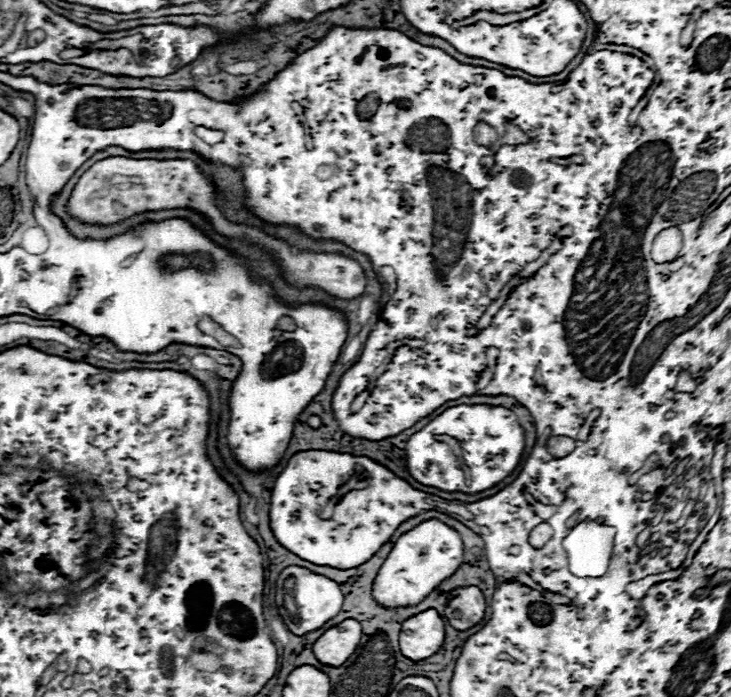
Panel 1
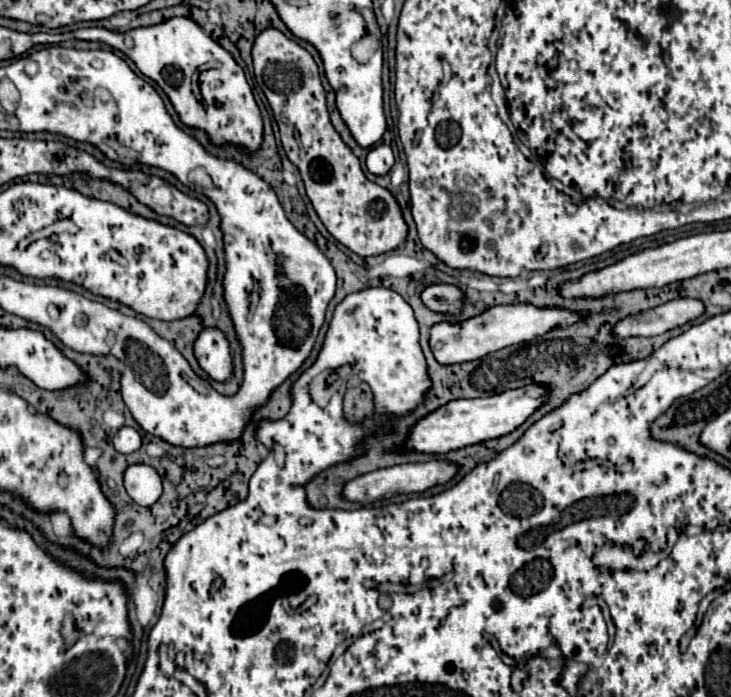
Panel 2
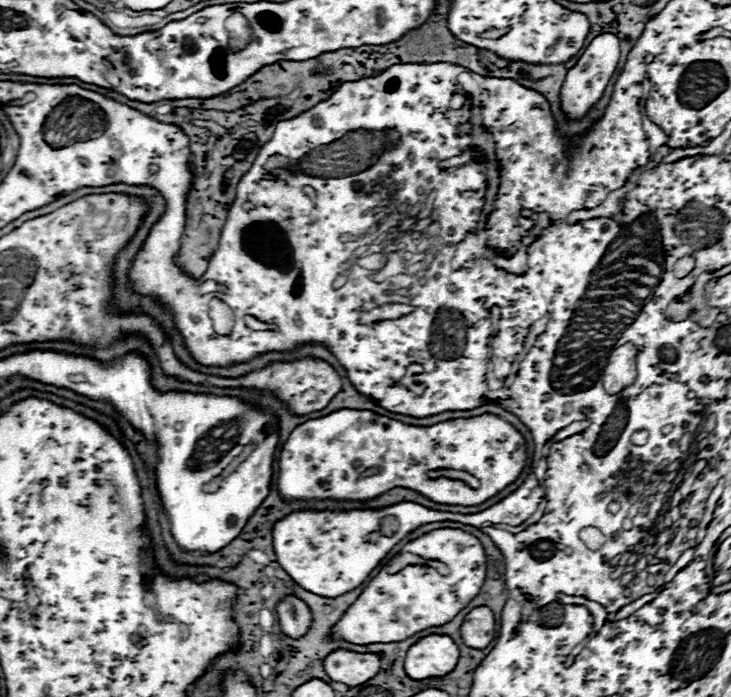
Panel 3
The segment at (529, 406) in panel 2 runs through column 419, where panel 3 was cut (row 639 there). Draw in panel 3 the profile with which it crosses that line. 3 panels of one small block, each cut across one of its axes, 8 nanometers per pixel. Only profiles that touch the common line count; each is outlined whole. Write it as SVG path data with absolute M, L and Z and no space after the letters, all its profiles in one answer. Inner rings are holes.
M430 634L416 642L404 660L404 670L412 680L438 678L450 674L460 660L460 650L450 636Z

